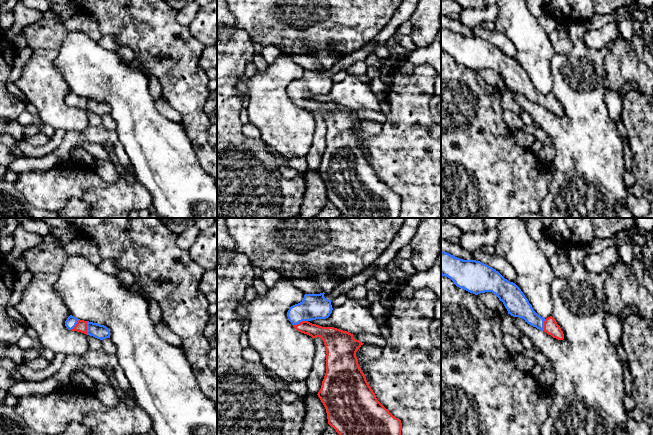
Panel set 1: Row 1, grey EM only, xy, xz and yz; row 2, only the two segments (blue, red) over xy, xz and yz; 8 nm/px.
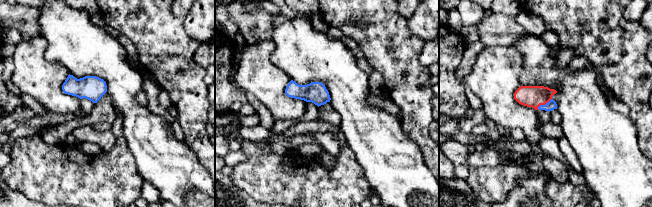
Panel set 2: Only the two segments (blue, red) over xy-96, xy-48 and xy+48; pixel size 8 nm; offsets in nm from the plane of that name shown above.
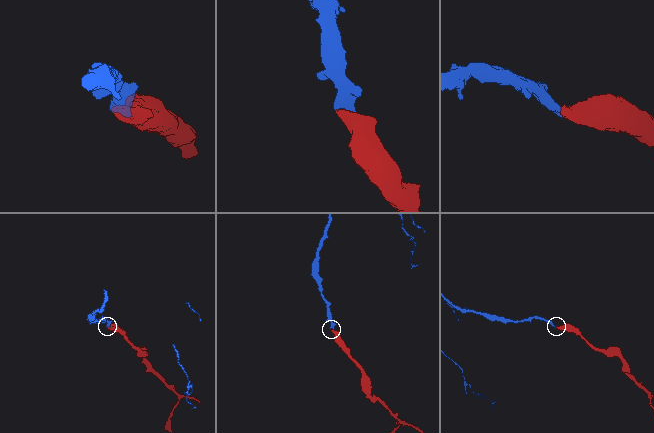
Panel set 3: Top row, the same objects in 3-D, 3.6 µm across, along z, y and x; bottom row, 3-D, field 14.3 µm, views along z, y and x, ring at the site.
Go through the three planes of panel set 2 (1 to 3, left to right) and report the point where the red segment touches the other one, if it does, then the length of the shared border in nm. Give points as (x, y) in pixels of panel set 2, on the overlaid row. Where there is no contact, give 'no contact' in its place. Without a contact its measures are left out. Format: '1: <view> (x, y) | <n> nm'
1: no contact
2: no contact
3: xy+48 (545, 104) | 150 nm

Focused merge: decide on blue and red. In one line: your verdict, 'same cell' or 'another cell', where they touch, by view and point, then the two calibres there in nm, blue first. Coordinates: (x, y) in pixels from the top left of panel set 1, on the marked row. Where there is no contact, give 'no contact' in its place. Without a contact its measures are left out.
same cell; meets blue in xz at (300, 321); 200 nm thick on the blue side, 130 nm on the other

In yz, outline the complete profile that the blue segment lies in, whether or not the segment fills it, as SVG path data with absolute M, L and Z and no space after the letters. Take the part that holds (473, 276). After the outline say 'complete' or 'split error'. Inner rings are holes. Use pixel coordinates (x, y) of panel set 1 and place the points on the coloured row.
M441 250L441 275L450 278L457 287L475 295L492 292L503 302L511 316L524 319L553 338L564 339L556 320L552 316L545 319L538 315L521 289L492 267L480 261L457 258Z; split error

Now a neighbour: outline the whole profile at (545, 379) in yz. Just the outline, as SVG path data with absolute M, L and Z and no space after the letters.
M543 370L540 375L535 377L535 381L543 388L551 388L555 375L552 370Z

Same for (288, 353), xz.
M281 278L276 284L268 288L264 296L256 295L252 301L244 304L248 322L249 347L257 351L261 357L261 364L271 370L285 382L306 381L313 367L315 356L314 339L297 331L287 317L289 308L302 302L304 293L294 287L290 279Z

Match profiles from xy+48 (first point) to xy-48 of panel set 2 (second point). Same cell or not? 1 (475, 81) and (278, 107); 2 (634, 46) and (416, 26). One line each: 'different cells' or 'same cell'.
1: same cell
2: different cells

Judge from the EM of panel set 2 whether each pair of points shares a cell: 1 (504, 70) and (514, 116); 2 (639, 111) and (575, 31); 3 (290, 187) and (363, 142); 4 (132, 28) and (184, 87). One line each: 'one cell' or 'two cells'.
1: one cell
2: one cell
3: two cells
4: one cell

